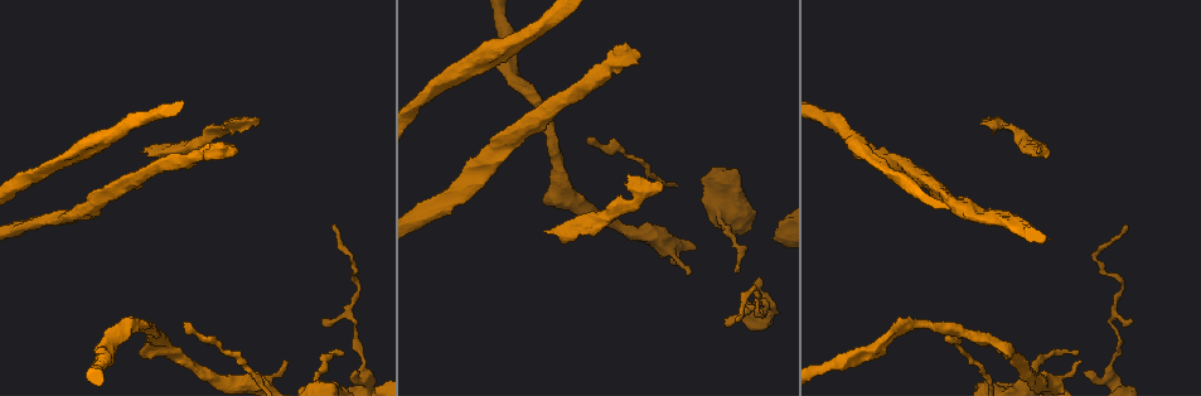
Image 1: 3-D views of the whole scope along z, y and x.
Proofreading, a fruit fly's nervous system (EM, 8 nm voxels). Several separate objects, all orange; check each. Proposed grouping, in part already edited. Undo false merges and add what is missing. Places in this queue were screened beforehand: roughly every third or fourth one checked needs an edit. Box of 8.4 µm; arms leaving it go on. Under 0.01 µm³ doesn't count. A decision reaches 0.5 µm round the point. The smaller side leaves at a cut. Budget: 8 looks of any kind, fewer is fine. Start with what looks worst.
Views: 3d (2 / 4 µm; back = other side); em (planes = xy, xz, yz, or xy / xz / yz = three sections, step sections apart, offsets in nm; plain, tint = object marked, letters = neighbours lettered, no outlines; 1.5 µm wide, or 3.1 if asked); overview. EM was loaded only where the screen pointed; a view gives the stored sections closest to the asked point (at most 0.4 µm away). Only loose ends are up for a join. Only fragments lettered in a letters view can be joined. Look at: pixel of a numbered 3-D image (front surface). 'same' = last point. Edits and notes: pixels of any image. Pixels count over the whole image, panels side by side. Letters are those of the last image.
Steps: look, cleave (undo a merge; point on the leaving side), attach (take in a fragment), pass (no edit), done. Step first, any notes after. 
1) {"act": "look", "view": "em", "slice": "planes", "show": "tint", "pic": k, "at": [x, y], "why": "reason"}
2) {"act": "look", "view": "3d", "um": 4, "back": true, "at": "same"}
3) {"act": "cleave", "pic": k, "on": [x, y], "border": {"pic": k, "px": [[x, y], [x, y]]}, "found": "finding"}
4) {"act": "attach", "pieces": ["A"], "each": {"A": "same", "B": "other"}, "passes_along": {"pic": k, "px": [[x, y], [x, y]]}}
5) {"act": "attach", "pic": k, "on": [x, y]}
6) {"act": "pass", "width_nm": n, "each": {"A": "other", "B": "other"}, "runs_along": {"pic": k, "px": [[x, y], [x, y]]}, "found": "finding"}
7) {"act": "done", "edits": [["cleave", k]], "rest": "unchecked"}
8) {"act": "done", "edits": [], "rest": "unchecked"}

{"act": "look", "view": "em", "slice": "planes", "show": "letters", "pic": 1, "at": [549, 230], "why": "an open end"}

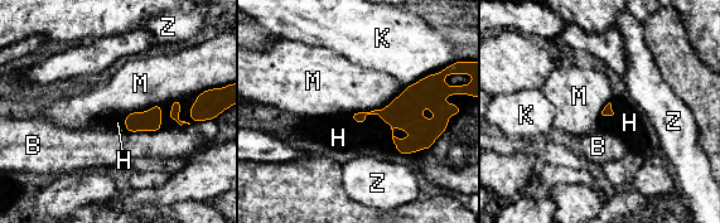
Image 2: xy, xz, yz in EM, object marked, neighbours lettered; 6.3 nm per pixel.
{"act": "attach", "pic": 2, "on": [348, 139], "each": {"B": "other", "H": "same", "K": "other", "M": "other", "Z": "other"}, "passes_along": {"pic": 2, "px": [[414, 97], [380, 116], [348, 139]]}, "found": "it goes on there"}

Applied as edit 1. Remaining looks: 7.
{"act": "look", "view": "overview"}

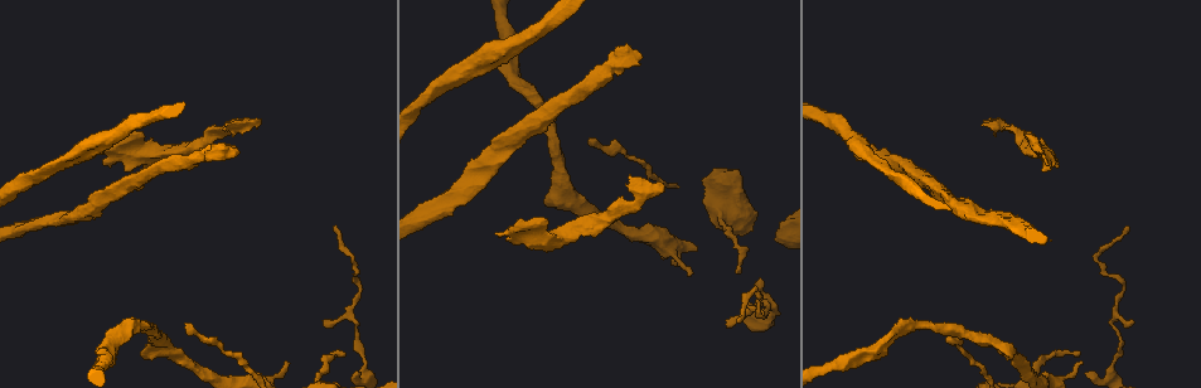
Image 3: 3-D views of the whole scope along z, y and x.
{"act": "look", "view": "3d", "um": 4, "pic": 3, "at": [144, 357], "why": "an open end"}

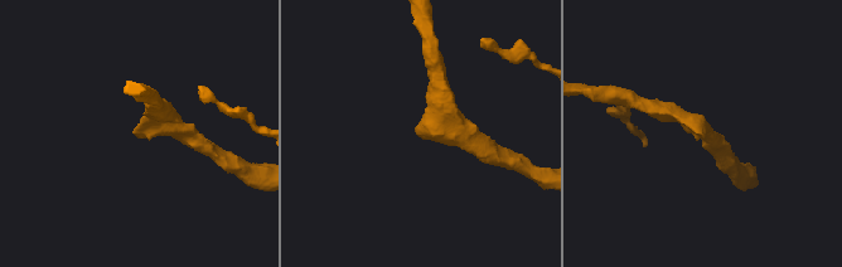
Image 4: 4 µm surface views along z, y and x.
{"act": "look", "view": "em", "slice": "planes", "show": "plain", "pic": 4, "at": [135, 135]}

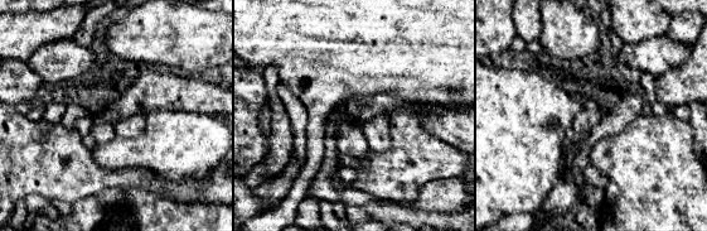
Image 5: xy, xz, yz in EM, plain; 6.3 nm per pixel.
{"act": "look", "view": "em", "slice": "planes", "show": "letters", "at": "same"}

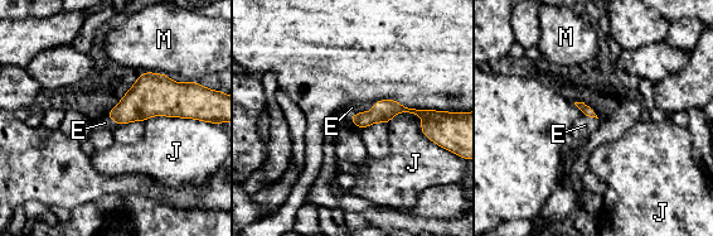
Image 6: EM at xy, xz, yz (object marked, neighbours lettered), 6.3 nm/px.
{"act": "attach", "pic": 6, "on": [352, 107], "longest_contact_nm": ["J", 340], "each": {"E": "same", "J": "other", "M": "other"}, "passes_along": {"pic": 6, "px": [[383, 110], [355, 114], [352, 107]]}, "found": "it goes on there"}

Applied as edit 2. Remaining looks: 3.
{"act": "done", "edits": [["attach", 2], ["attach", 6]], "rest": "unchecked"}

